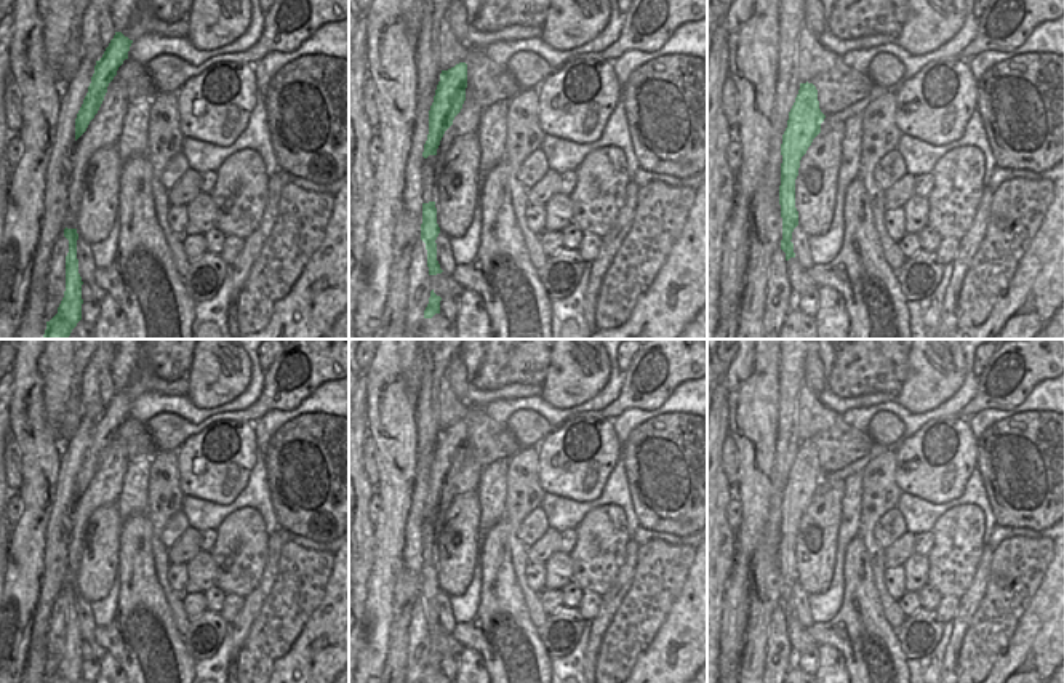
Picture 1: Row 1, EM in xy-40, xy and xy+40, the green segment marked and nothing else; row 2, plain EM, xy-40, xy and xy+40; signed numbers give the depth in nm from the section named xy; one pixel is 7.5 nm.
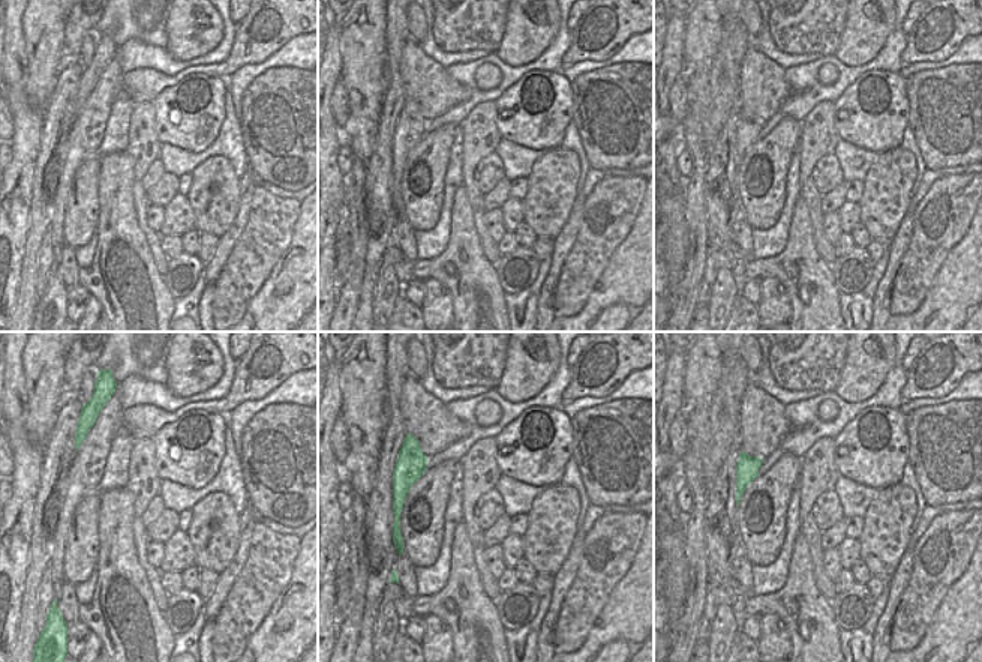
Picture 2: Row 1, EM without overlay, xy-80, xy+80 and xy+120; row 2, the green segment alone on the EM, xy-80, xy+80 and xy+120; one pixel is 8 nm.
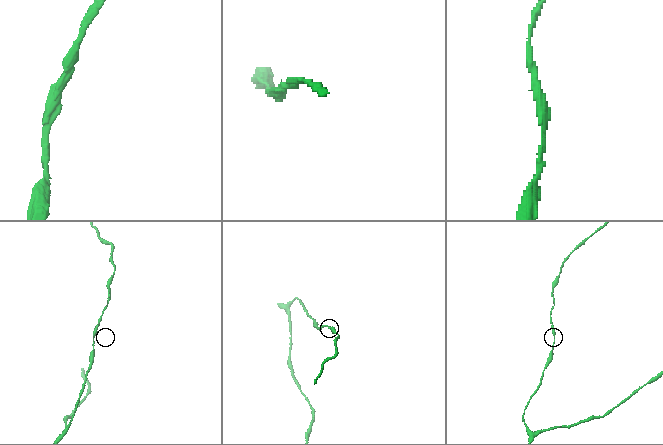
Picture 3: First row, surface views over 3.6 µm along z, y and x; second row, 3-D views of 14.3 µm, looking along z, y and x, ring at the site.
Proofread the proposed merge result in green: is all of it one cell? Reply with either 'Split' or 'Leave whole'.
Leave whole.

